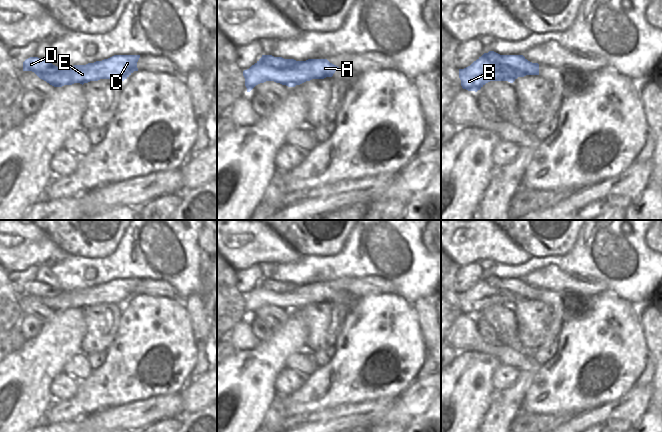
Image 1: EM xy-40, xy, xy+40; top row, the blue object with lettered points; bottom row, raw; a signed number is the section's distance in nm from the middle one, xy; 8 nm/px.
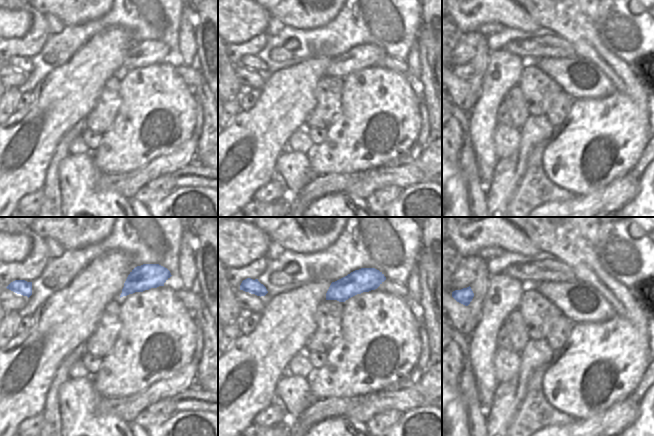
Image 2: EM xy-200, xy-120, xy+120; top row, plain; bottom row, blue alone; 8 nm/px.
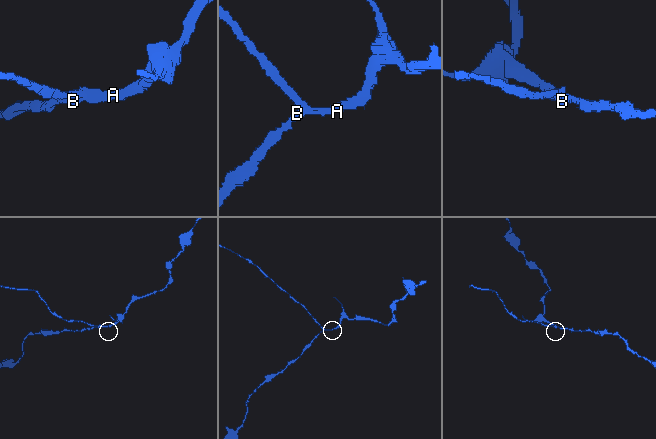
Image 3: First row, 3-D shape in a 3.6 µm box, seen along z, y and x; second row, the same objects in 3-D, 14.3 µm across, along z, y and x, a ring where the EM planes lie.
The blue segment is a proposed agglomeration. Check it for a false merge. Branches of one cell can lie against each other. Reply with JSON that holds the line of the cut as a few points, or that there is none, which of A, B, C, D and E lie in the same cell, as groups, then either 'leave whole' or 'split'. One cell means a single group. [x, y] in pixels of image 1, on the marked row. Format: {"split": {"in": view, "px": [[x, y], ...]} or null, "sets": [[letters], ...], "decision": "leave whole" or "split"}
{"split": {"in": "xy+40", "px": [[470, 65], [473, 71], [482, 72], [510, 71], [512, 69]]}, "sets": [["A", "B", "C", "E"], ["D"]], "decision": "split"}

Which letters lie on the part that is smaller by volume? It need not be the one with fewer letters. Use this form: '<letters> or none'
D

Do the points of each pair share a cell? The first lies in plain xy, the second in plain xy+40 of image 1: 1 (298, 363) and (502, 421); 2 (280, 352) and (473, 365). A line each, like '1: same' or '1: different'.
1: different
2: same

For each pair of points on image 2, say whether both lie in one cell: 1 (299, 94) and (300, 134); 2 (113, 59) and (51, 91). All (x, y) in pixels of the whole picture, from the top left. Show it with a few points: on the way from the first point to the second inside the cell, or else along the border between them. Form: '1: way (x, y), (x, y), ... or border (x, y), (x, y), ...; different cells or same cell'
1: border (303, 127), (300, 127), (290, 137), (287, 147); different cells
2: way (98, 61), (66, 91); same cell

